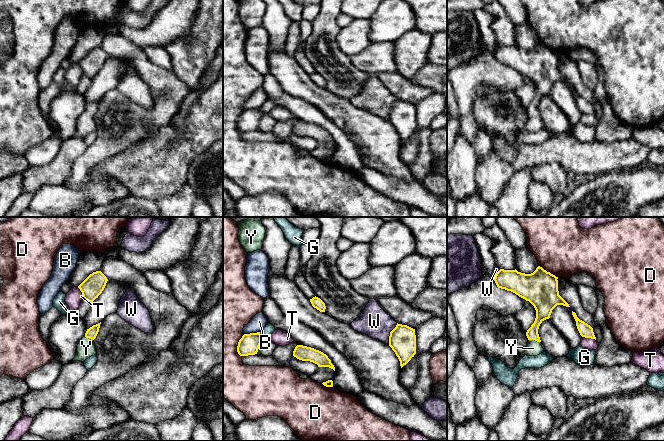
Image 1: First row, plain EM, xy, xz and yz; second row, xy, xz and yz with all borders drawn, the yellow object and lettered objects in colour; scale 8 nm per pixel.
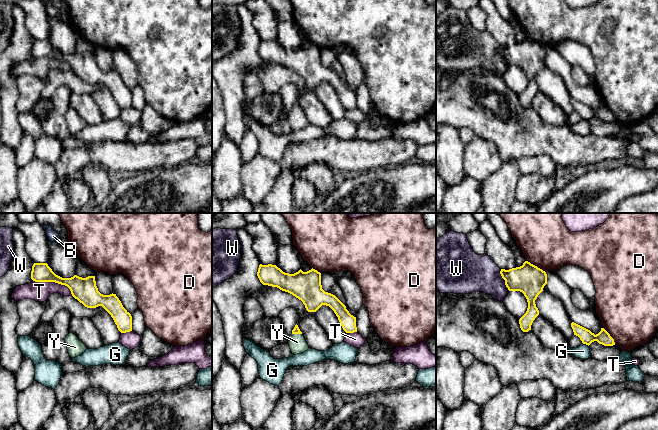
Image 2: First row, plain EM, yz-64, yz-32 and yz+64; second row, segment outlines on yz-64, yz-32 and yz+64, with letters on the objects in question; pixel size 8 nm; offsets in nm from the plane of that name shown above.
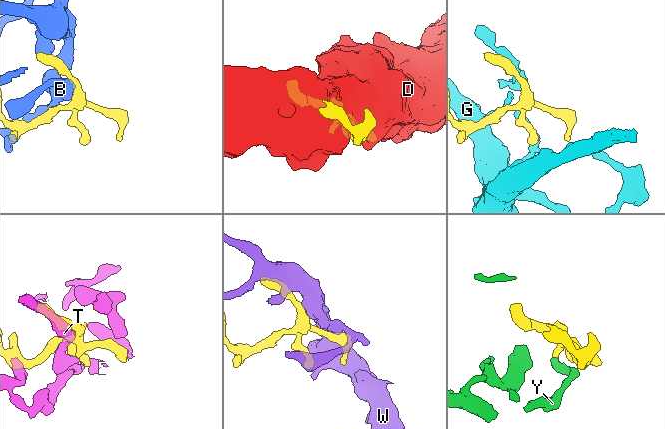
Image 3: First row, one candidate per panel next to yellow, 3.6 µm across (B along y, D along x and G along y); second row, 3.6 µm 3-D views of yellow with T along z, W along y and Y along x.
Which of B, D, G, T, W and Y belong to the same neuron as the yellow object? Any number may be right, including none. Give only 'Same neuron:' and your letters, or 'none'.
Same neuron: Y

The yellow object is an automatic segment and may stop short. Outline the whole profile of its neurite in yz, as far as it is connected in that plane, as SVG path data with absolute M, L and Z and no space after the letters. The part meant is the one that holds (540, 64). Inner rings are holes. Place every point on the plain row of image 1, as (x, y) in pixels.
M538 42L531 50L515 46L500 45L494 54L498 64L511 67L529 77L536 86L536 94L527 106L528 114L525 131L537 132L544 128L538 110L540 100L550 94L552 86L557 81L570 83L559 71L558 53Z

